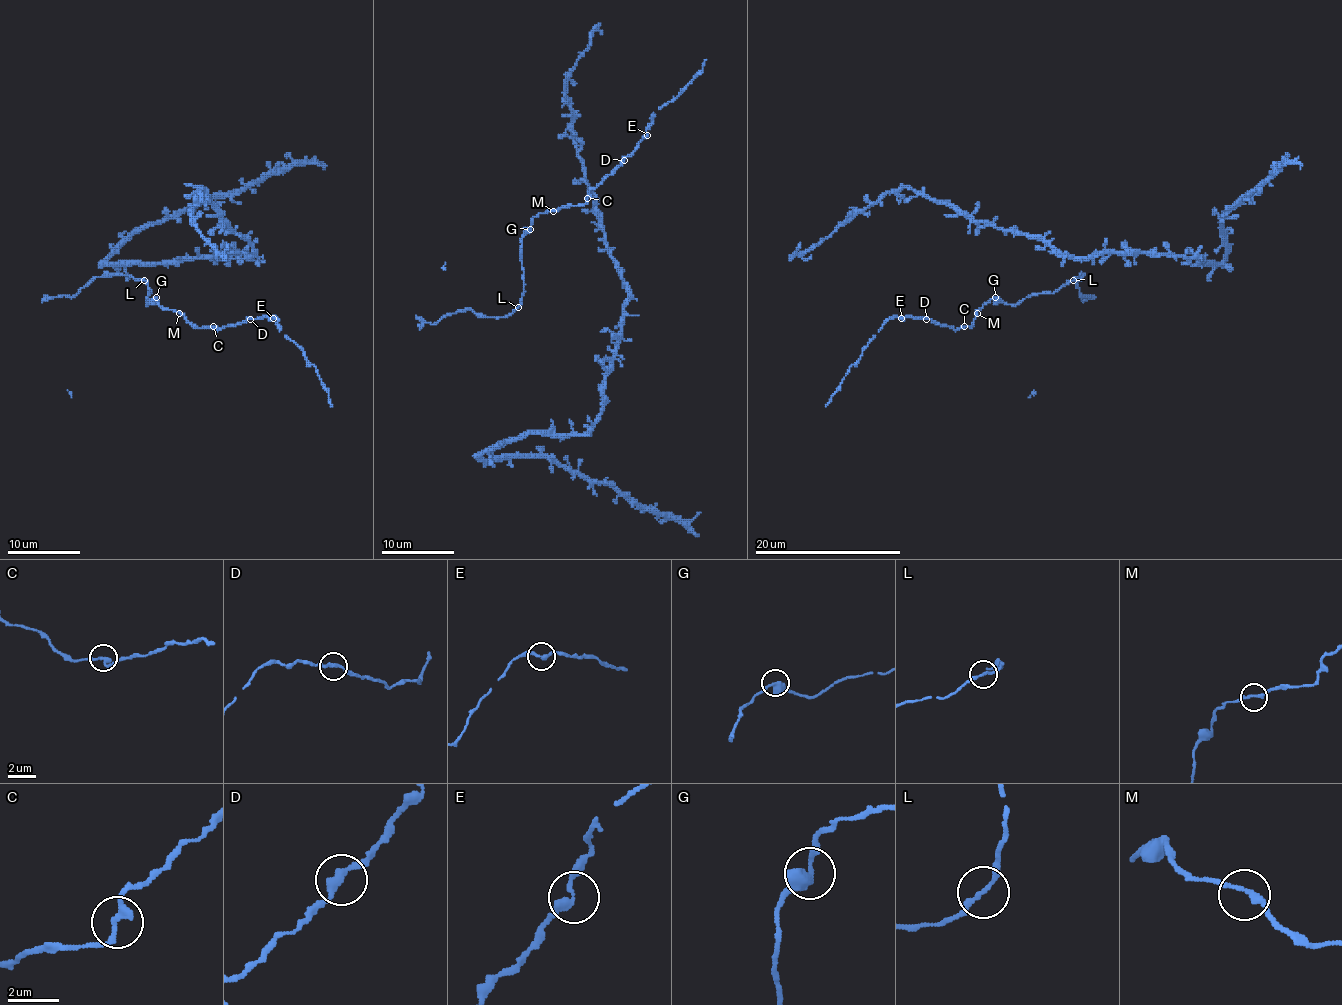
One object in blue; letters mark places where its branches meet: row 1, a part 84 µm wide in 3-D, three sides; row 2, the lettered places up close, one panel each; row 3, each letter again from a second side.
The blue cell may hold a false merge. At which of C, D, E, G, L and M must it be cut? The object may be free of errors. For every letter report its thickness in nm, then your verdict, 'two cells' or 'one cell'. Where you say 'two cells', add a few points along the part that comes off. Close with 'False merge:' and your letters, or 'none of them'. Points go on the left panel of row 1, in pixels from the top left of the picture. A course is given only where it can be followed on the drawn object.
C: calibre 240 nm; one cell
D: calibre 280 nm; one cell
E: calibre 260 nm; one cell
G: calibre 400 nm; one cell
L: calibre 180 nm; one cell
M: calibre 200 nm; one cell
False merge: none of them

